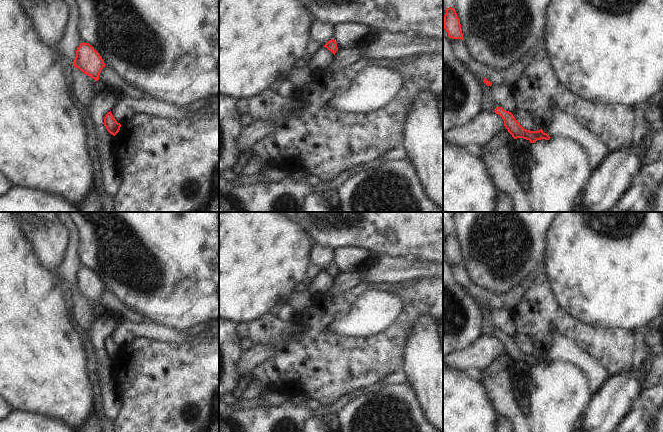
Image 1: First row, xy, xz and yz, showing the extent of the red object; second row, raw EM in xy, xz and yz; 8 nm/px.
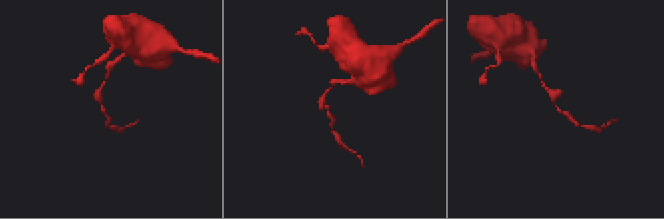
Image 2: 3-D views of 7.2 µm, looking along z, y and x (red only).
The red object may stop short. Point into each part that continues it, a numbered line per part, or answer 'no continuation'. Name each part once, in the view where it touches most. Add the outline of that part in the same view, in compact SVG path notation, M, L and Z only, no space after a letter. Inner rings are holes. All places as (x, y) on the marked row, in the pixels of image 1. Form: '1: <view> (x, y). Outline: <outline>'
no continuation

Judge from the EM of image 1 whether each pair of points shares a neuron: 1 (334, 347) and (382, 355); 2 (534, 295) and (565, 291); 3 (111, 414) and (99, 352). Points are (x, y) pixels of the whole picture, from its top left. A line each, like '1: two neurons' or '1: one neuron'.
1: one neuron
2: two neurons
3: one neuron

